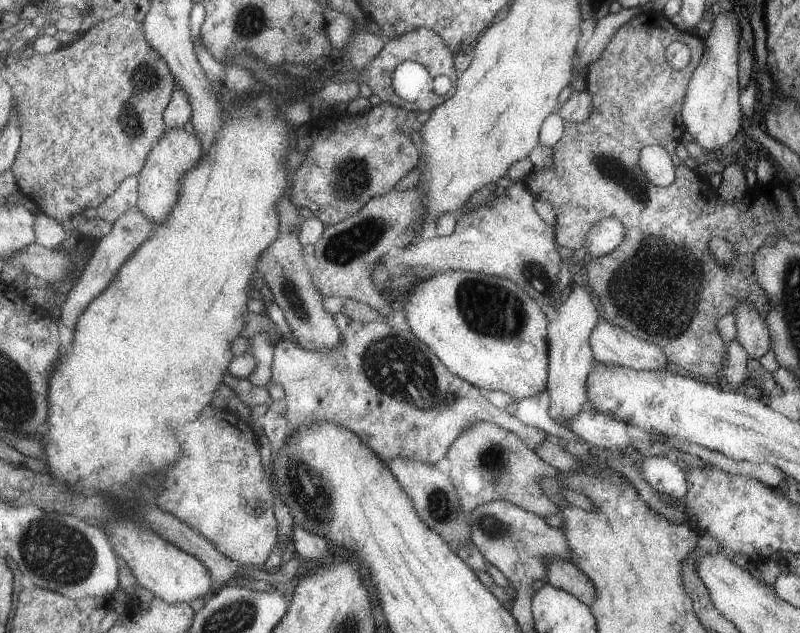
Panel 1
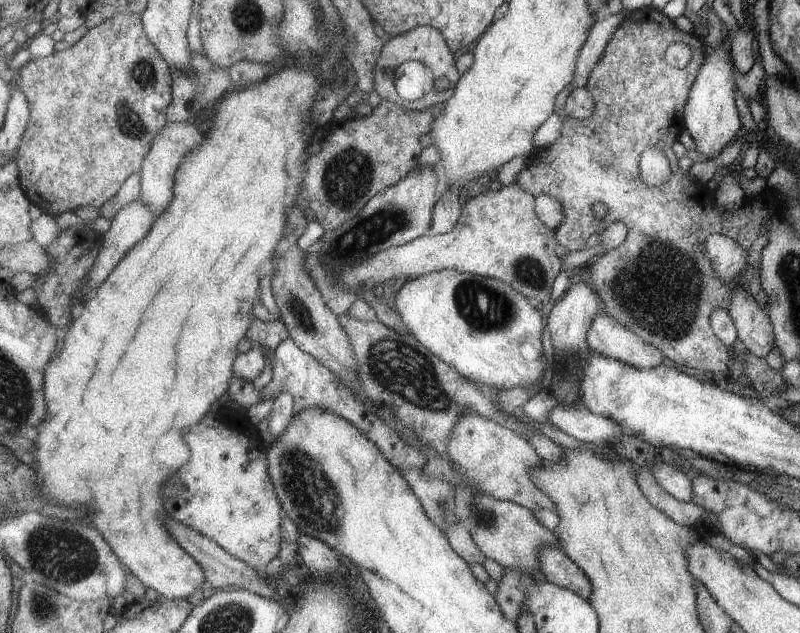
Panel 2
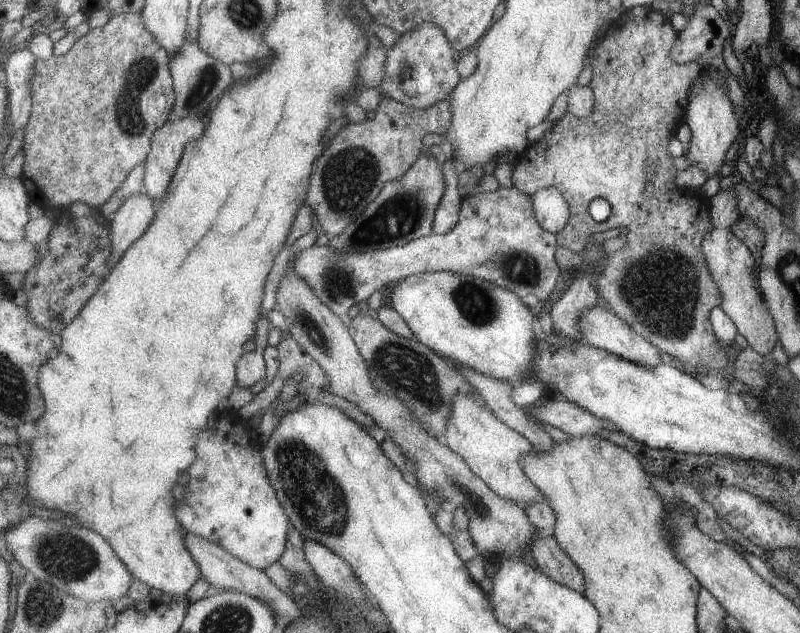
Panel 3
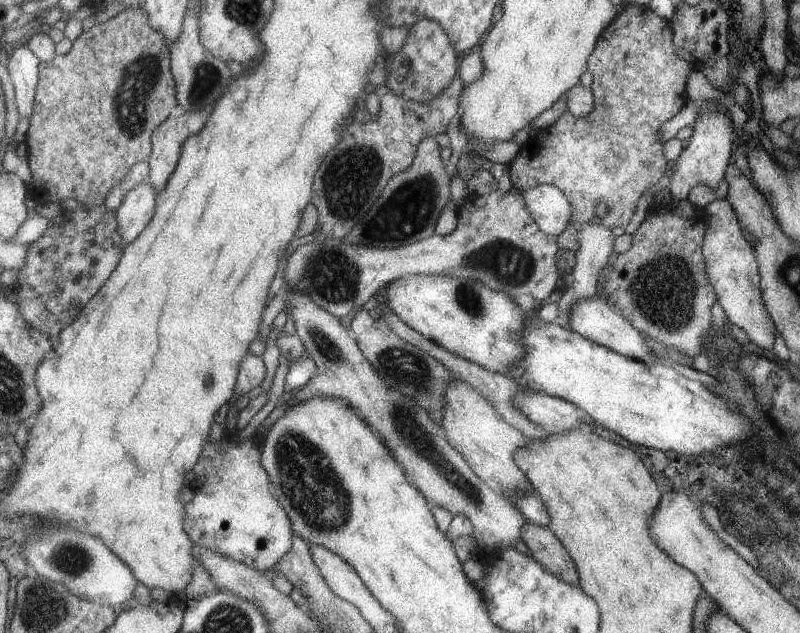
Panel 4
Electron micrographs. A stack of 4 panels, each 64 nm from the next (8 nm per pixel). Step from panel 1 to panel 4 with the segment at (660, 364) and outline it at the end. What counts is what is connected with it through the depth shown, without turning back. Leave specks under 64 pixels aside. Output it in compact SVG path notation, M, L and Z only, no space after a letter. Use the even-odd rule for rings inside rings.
M595 296L591 300L579 300L579 304L573 308L573 318L571 318L571 326L569 328L579 332L579 336L583 336L585 340L591 340L593 344L605 346L605 348L609 348L609 350L613 350L613 352L617 352L621 356L631 358L631 360L637 360L637 362L655 360L653 358L653 350L641 338L643 334L633 324L629 324L627 318L623 318L617 312L613 312L601 296Z

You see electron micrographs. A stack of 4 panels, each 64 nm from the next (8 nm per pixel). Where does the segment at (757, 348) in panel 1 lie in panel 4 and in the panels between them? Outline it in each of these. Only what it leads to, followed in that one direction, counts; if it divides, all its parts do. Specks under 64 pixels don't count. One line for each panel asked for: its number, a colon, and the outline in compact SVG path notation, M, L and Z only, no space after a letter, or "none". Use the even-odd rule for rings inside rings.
2: M745 290L733 292L733 300L727 310L735 324L737 338L745 344L749 354L757 358L765 358L775 346L773 326L765 310L767 308L761 308L757 300Z
3: M735 186L717 192L713 198L709 198L711 204L711 220L715 224L715 230L709 232L709 236L703 240L703 252L705 258L711 260L711 272L715 278L715 284L719 286L723 294L723 312L733 320L737 334L747 340L747 346L755 350L755 354L769 356L773 350L777 338L773 316L765 304L765 300L759 296L759 290L755 288L755 260L751 250L731 232L731 224L739 218L739 200L735 194Z
4: M727 196L723 200L709 202L705 206L705 216L707 216L709 230L707 230L707 238L703 240L703 256L707 258L707 276L711 278L715 294L719 296L717 304L723 308L725 316L729 318L729 324L733 324L737 330L743 330L749 342L759 346L761 352L771 350L777 328L775 322L771 320L771 314L767 312L761 292L757 256L751 244L743 236L739 216L733 204L727 200Z

